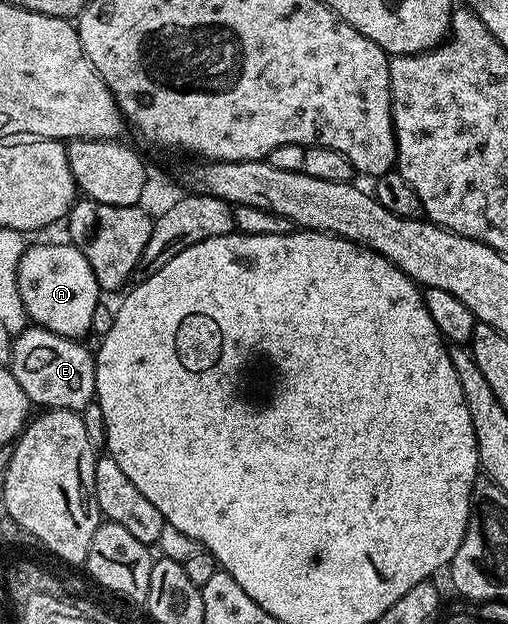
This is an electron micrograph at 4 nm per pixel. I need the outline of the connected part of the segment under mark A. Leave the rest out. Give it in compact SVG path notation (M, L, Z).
M67 241L28 246L19 261L17 285L27 318L34 326L66 339L84 338L83 334L95 319L95 306L99 303L101 292L97 277L93 277L93 269L79 247Z

